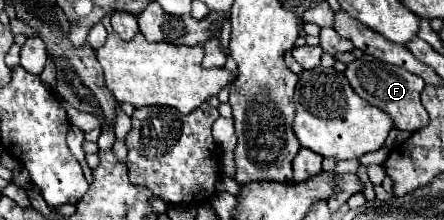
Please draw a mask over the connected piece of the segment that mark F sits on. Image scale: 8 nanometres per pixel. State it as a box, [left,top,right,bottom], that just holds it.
[344,55,428,131]

